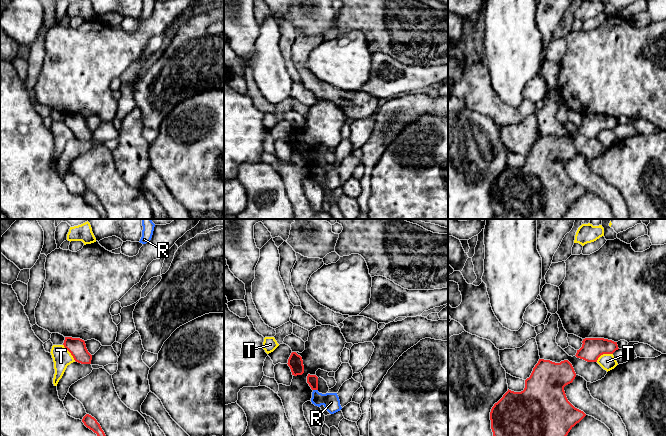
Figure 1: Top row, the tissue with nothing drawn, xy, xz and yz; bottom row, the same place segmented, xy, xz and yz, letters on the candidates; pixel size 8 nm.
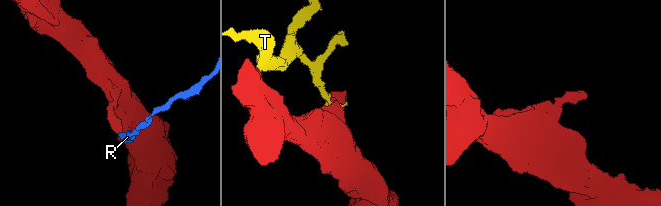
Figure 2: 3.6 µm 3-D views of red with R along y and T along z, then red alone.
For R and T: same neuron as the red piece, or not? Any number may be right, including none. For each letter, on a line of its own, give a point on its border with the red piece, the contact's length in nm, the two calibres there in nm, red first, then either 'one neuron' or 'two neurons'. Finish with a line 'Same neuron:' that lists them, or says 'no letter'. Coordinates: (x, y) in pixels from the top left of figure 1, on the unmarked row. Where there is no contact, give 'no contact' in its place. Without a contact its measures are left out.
R: meets red in xz at (315, 165); contact 40 nm long; 90 nm thick on the red side, 140 nm on the other; two neurons
T: meets red in yz at (603, 129); contact 150 nm long; 180 nm thick on the red side, 130 nm on the other; two neurons
Same neuron: no letter

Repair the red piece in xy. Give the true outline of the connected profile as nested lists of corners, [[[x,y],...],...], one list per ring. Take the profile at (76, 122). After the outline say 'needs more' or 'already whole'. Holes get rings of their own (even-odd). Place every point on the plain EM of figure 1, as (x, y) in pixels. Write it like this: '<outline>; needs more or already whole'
[[[65,113],[63,121],[71,129],[76,138],[91,140],[92,131],[88,128],[84,116],[80,114]]]; already whole

